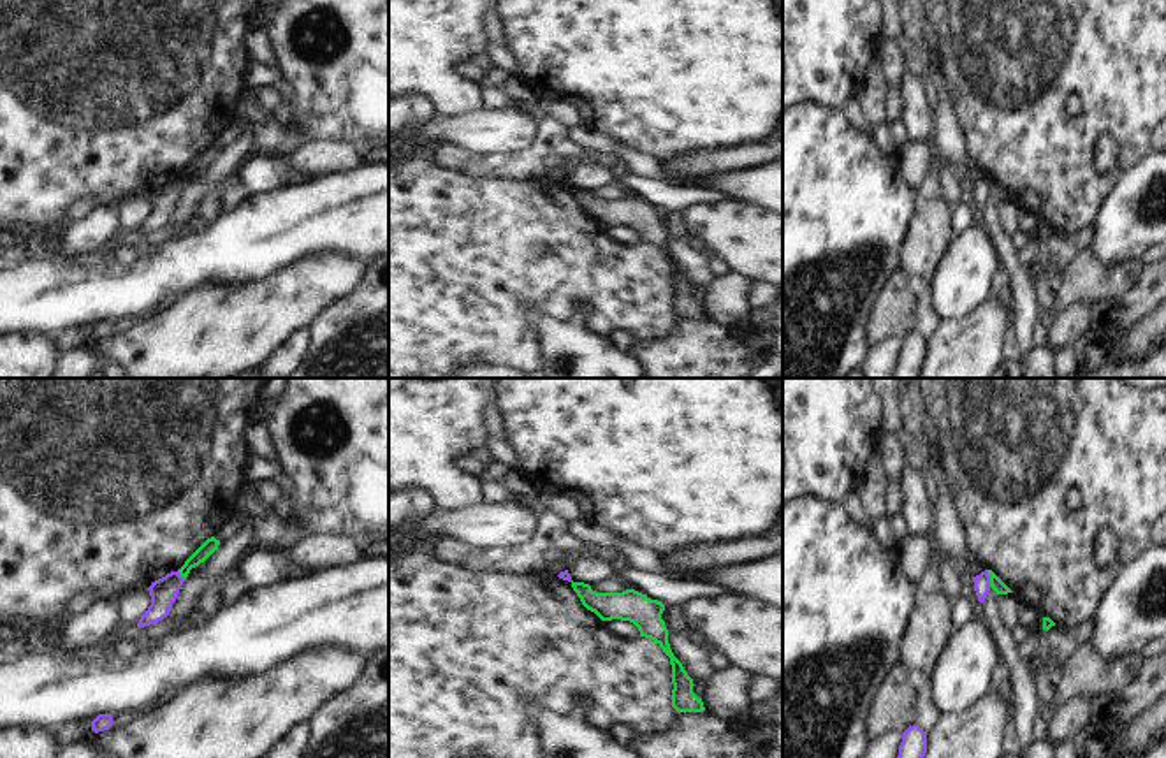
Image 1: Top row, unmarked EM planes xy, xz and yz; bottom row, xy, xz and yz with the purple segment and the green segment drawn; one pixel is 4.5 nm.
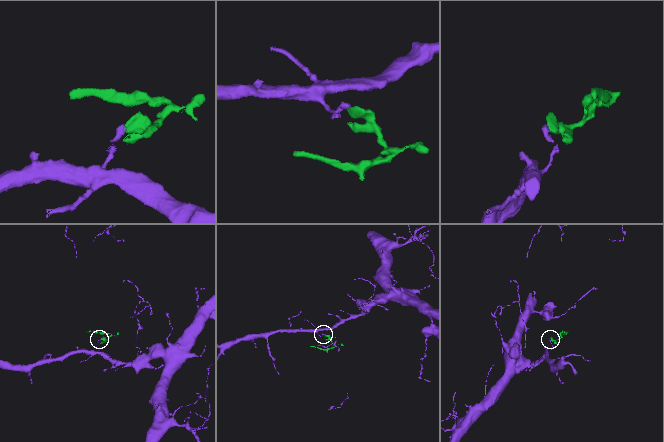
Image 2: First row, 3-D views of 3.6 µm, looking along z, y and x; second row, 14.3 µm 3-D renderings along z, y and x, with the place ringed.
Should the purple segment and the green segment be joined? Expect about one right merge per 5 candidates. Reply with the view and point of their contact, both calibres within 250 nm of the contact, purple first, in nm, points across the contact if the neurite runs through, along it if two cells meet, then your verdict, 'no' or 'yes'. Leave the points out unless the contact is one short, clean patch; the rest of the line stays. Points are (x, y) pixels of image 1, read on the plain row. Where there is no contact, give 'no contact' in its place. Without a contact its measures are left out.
yz (989, 185) | 80/60 nm | along yz (985, 176), (991, 192) | no

